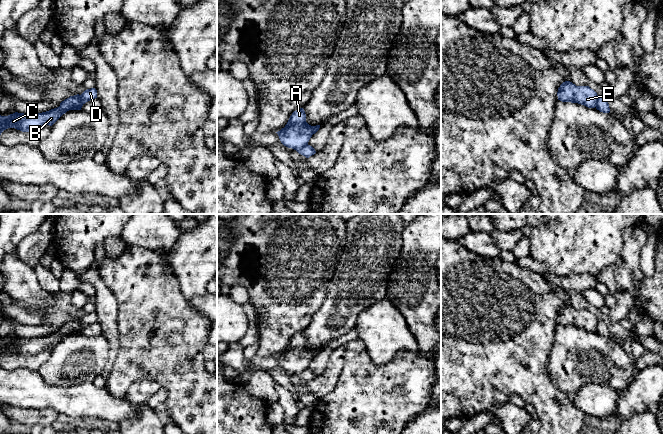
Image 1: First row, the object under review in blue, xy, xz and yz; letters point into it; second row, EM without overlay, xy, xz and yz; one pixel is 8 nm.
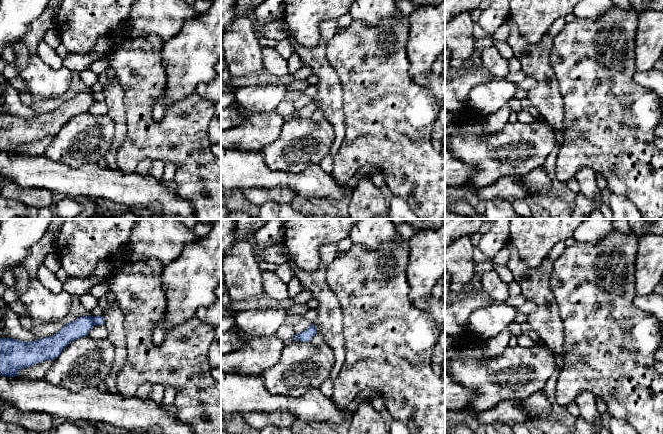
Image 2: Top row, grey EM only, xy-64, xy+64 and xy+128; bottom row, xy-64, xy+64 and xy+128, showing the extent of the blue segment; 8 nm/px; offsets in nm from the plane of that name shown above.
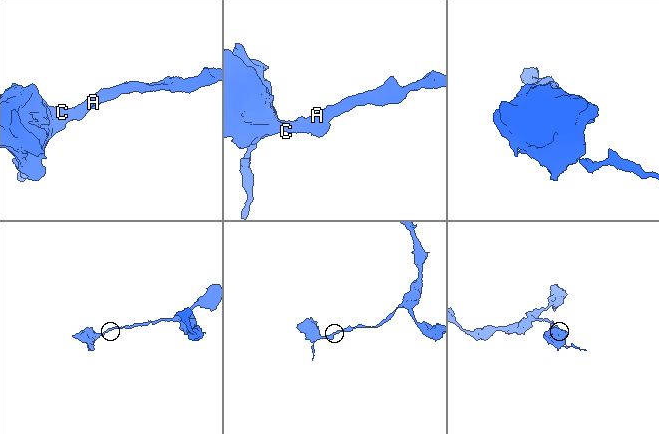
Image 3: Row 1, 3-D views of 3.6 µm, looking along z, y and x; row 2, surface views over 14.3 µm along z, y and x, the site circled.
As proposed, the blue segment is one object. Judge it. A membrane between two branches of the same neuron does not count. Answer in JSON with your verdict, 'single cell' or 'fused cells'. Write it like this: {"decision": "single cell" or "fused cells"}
{"decision": "fused cells"}

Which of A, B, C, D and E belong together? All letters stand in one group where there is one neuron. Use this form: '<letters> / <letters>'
A B C E / D

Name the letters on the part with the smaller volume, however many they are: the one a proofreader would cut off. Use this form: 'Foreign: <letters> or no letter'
Foreign: D

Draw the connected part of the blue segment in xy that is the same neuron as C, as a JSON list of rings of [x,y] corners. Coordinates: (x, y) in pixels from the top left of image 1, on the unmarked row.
[[[81,319],[70,320],[60,327],[60,330],[46,336],[36,338],[24,338],[15,336],[8,340],[0,339],[0,359],[8,352],[15,352],[22,356],[32,356],[42,350],[52,350],[72,330],[79,328]]]

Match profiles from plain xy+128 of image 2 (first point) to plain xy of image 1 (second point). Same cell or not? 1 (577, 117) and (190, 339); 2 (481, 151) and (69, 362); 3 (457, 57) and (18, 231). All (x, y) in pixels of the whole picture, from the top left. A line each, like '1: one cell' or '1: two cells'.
1: one cell
2: one cell
3: two cells

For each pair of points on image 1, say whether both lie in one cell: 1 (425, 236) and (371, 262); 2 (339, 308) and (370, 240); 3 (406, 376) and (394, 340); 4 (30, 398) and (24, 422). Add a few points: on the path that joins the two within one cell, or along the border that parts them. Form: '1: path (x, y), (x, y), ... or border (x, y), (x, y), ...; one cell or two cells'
1: border (406, 225), (402, 232), (401, 250), (391, 270); two cells
2: path (351, 291), (360, 280), (368, 257); one cell
3: border (420, 351), (400, 351), (388, 362), (377, 364); two cells
4: border (10, 405), (50, 409); two cells

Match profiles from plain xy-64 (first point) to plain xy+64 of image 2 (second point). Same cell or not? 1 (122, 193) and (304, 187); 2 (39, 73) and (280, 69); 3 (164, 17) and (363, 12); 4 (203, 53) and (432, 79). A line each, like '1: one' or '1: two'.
1: one
2: two
3: one
4: two

